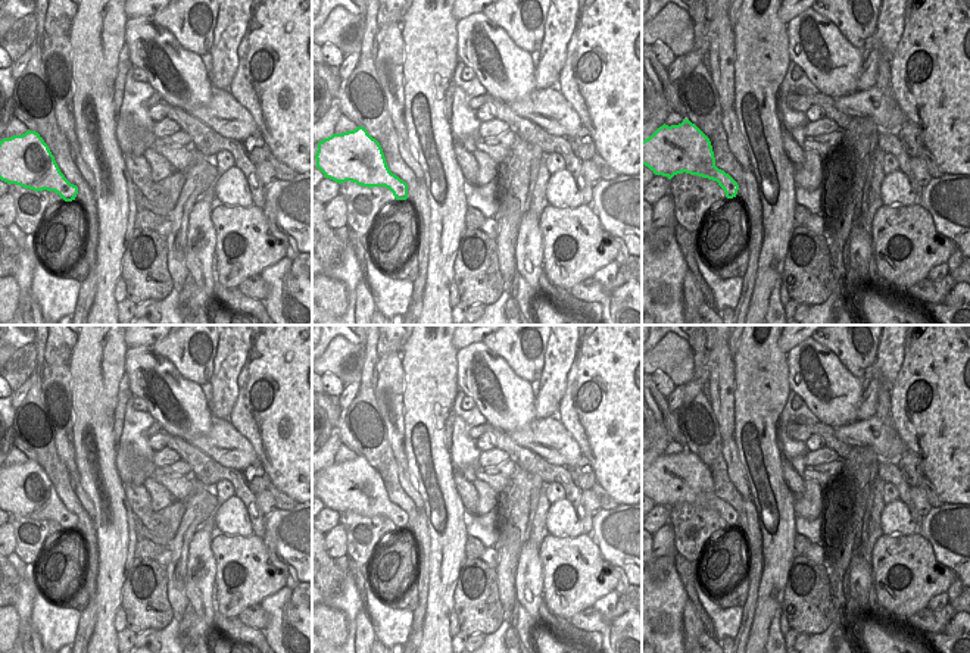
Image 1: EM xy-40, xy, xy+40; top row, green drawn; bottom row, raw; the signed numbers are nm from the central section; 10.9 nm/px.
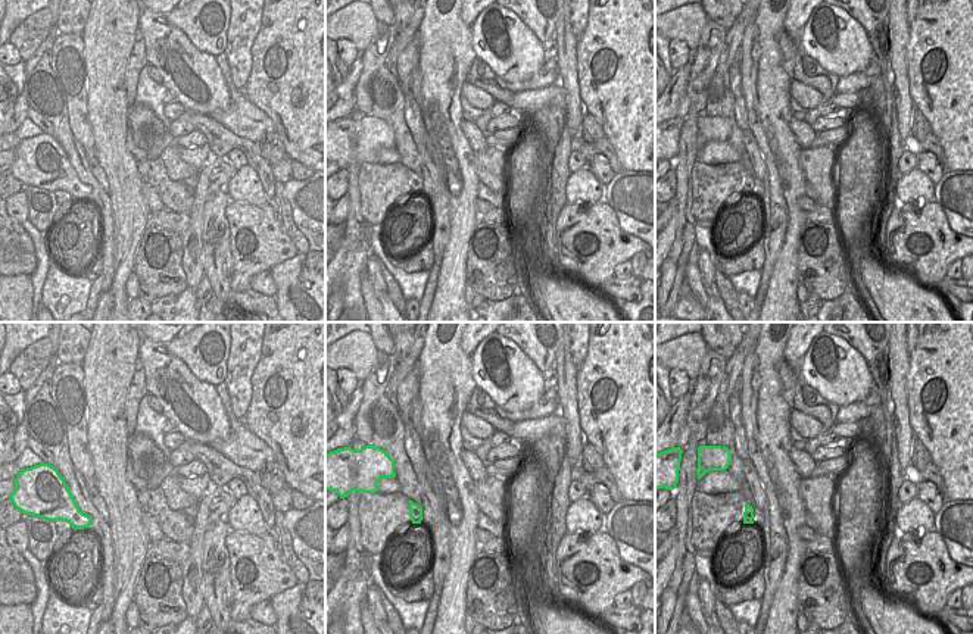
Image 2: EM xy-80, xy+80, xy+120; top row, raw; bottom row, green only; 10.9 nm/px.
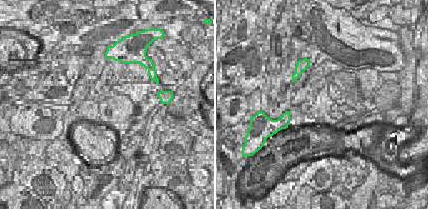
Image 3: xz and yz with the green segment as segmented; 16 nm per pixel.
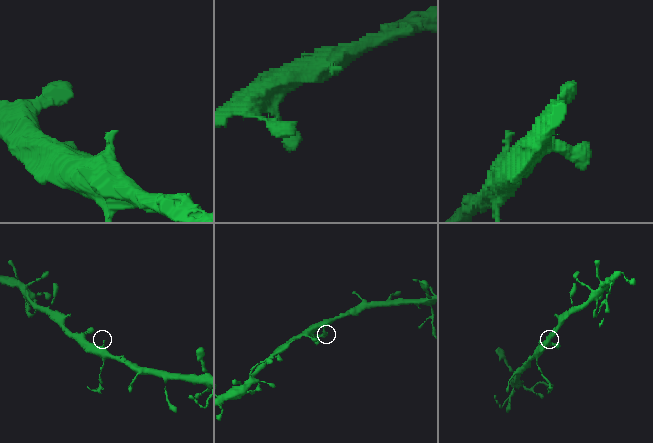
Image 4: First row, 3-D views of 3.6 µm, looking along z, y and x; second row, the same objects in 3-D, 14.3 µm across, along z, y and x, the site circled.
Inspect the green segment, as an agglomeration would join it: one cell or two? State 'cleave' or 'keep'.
keep

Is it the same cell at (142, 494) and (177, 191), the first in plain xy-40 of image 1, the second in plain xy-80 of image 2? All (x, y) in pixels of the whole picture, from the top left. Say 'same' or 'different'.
same

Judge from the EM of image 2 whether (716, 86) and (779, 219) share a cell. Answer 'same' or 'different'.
different

